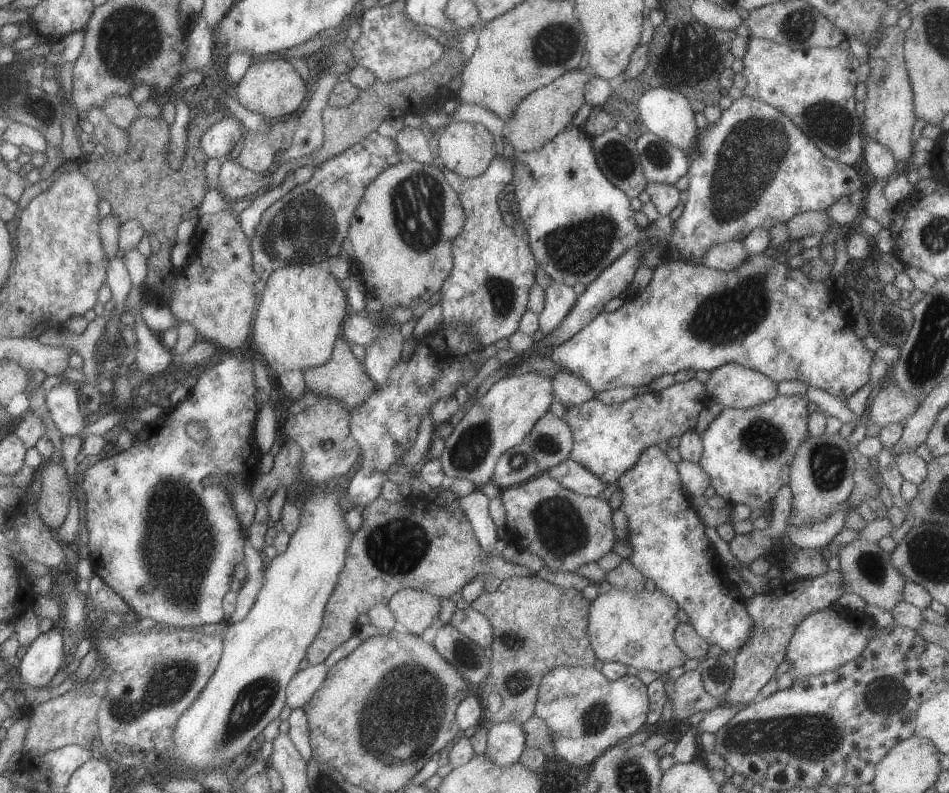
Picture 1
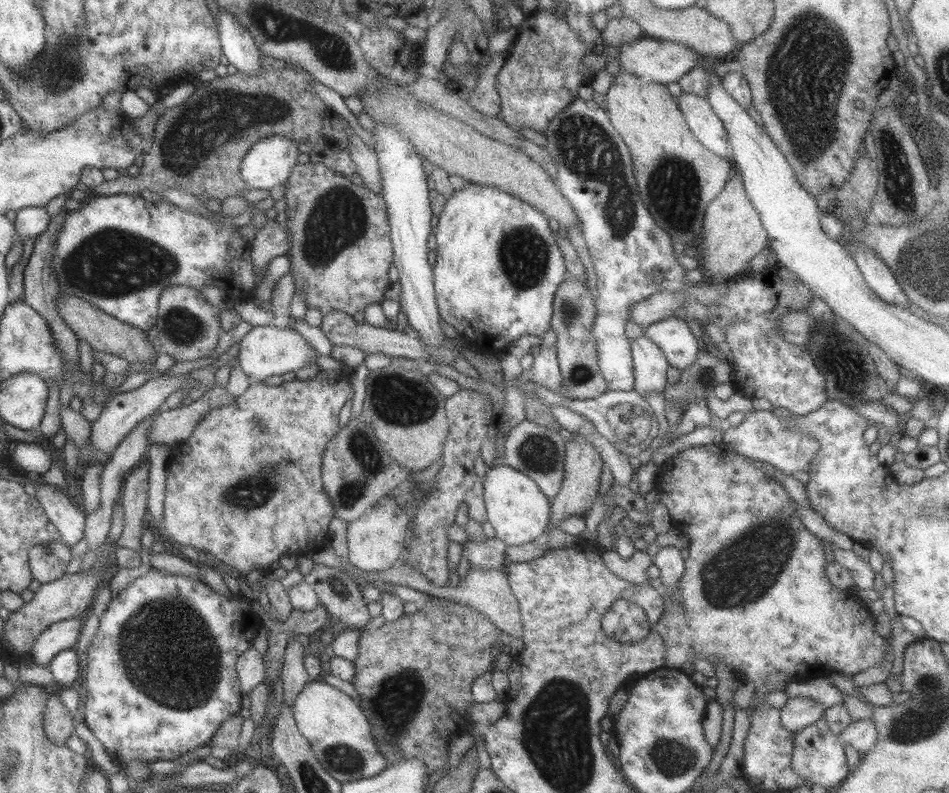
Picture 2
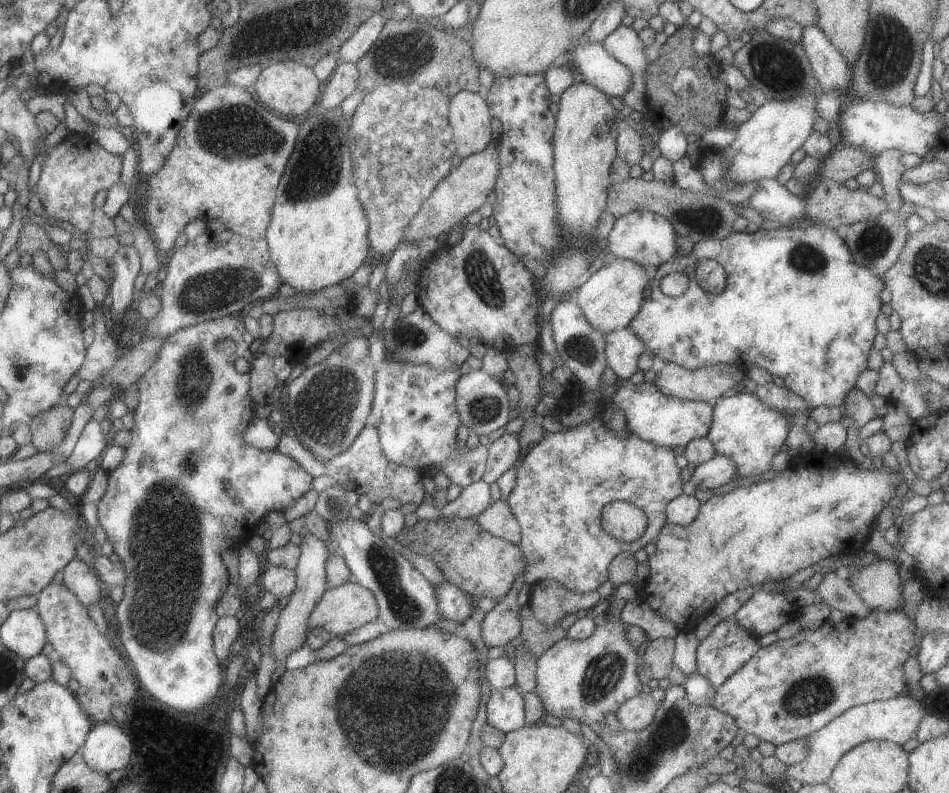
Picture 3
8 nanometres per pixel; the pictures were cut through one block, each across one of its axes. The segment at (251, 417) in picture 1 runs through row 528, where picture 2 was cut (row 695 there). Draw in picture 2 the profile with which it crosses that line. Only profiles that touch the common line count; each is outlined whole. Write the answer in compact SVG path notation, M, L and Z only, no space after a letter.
M155 568L149 569L145 575L141 575L131 581L125 588L118 592L115 599L111 599L104 613L99 618L96 633L91 639L90 647L86 652L87 671L85 672L85 711L83 720L93 736L99 740L99 744L105 749L111 761L115 765L128 763L132 760L149 764L155 760L174 761L175 758L186 754L198 746L209 744L211 736L219 725L231 715L238 712L241 704L245 702L242 690L236 687L235 665L239 654L248 646L261 628L260 618L251 611L250 602L244 593L232 593L232 596L217 594L201 578L192 576L175 576L167 574Z

